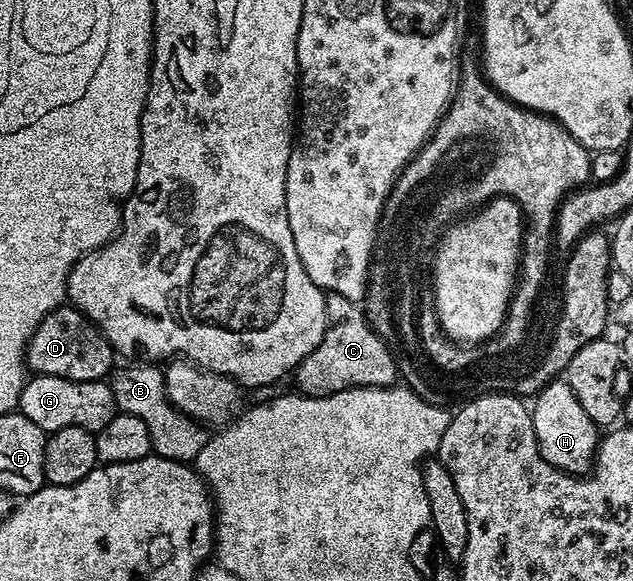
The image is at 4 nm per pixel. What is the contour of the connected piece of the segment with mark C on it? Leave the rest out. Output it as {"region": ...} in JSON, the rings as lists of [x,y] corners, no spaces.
{"region":[[[332,294],[325,297],[327,327],[319,346],[297,365],[296,391],[302,396],[330,396],[346,392],[348,388],[391,388],[399,380],[399,360],[393,357],[394,349],[371,330],[362,305]]]}

